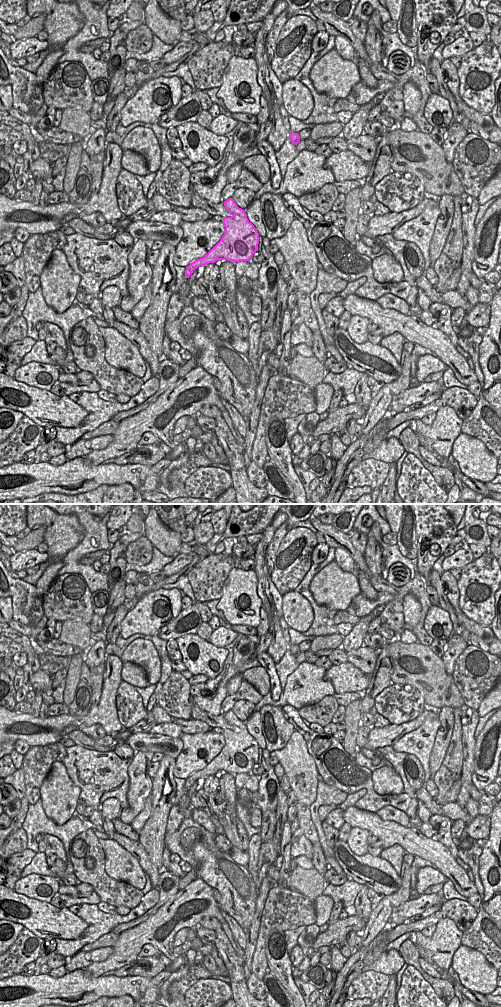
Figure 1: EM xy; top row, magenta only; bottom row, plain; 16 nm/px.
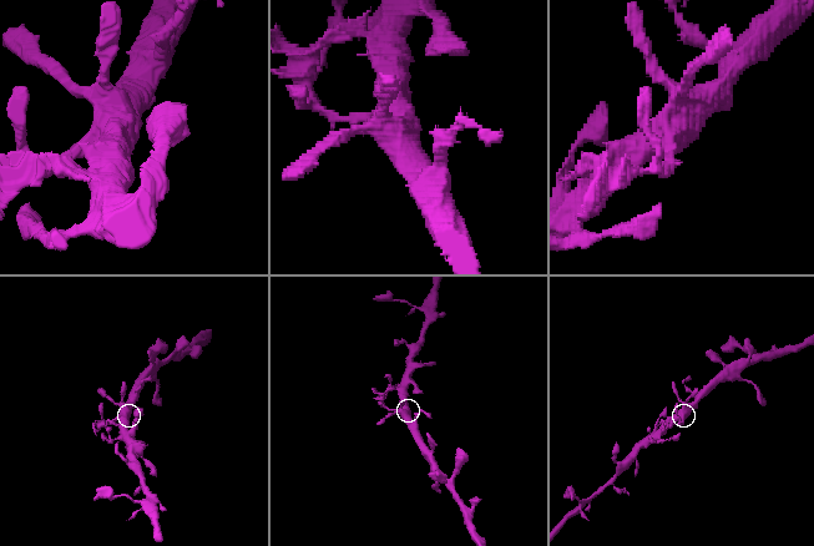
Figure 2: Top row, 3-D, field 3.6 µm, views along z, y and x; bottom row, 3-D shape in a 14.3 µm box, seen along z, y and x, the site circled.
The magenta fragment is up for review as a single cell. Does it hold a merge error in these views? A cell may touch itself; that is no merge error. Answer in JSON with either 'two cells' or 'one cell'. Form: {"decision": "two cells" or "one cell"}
{"decision": "two cells"}

